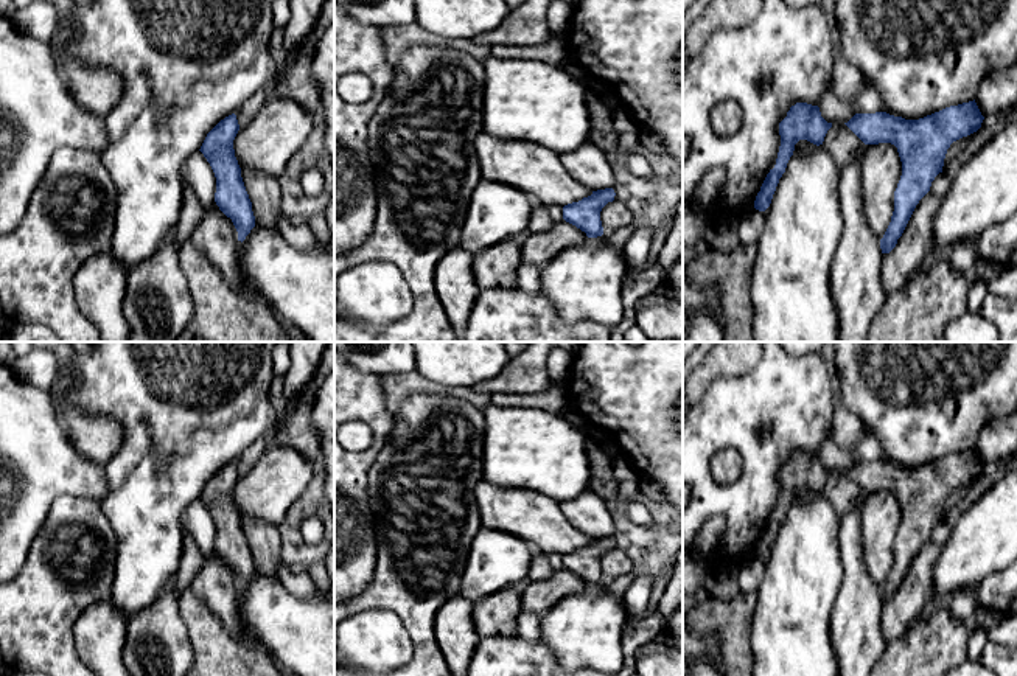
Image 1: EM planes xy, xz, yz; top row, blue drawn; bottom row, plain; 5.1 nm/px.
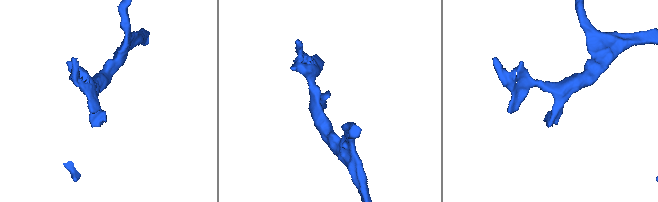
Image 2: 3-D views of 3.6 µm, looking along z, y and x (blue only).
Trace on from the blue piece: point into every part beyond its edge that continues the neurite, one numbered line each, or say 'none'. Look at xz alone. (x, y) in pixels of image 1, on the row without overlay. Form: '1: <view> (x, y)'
1: xz (538, 597)

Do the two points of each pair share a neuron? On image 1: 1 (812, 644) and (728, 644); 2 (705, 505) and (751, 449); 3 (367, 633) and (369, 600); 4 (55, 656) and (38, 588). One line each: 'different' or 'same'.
1: different
2: same
3: different
4: same

